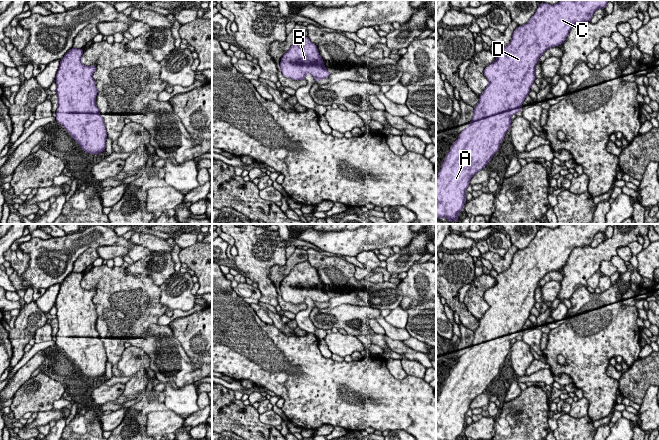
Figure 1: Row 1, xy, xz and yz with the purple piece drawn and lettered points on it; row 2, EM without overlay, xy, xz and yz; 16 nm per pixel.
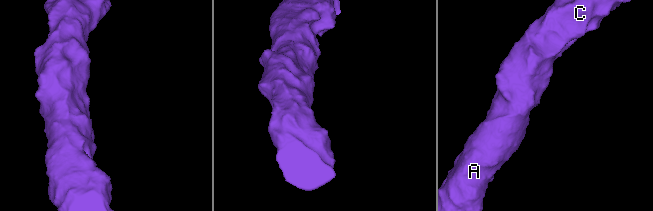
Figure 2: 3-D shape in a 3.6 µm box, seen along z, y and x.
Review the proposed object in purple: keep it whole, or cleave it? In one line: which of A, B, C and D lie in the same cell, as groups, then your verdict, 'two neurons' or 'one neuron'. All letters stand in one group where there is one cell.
A B C D; one neuron

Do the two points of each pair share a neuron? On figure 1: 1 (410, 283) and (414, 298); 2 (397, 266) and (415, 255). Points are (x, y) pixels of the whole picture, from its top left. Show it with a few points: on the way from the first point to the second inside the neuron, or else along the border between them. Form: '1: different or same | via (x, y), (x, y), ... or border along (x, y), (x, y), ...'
1: same | via (414, 287), (414, 294)
2: same | via (401, 262), (411, 255)

